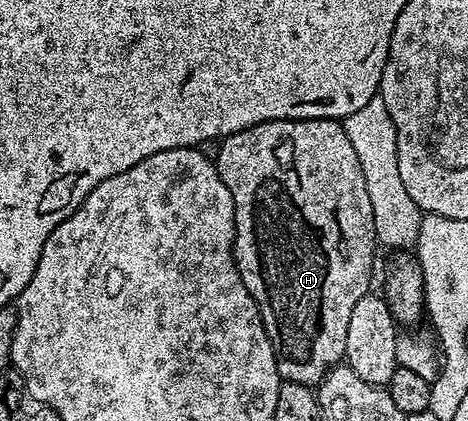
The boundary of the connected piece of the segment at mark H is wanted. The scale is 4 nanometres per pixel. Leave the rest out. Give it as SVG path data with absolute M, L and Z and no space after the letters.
M330 117L308 121L266 121L222 138L219 141L215 170L221 175L221 183L229 187L229 195L233 195L235 266L241 275L241 283L245 283L249 295L253 295L253 299L259 305L263 326L275 352L279 376L283 381L292 381L298 385L318 386L326 373L344 360L345 334L349 331L349 318L353 316L353 306L357 304L357 299L366 297L372 288L371 268L375 265L375 249L377 250L373 203L369 203L369 190L365 187L365 175L361 175L361 163L353 152L353 143L349 143L349 135L345 135L342 124Z

